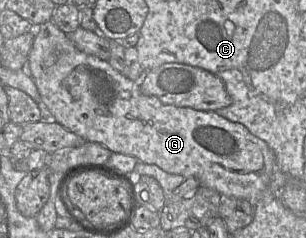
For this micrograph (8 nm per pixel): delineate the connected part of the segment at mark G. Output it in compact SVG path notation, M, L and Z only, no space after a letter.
M52 21L38 26L30 50L27 71L33 79L42 103L55 122L86 141L97 142L112 153L134 156L139 162L154 164L162 170L194 177L200 186L213 189L225 197L249 200L255 204L263 197L273 195L269 185L273 173L280 170L274 152L265 141L254 136L241 123L232 122L215 111L199 111L162 103L156 96L144 95L135 82L114 69L106 60L80 51L69 35Z

